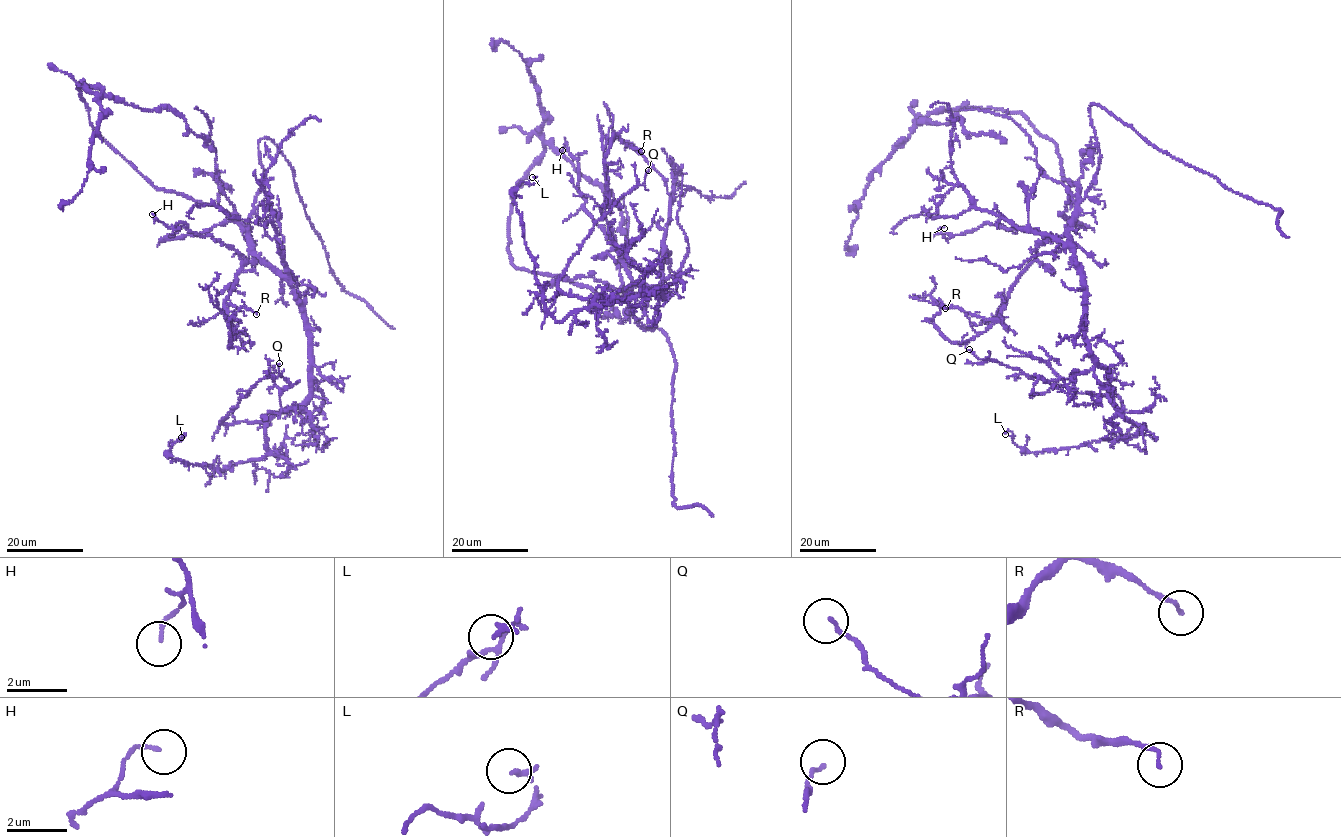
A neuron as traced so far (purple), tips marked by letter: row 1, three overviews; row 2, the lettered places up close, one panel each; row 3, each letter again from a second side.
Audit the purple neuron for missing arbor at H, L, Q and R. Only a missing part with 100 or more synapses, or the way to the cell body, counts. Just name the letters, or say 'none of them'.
none of them

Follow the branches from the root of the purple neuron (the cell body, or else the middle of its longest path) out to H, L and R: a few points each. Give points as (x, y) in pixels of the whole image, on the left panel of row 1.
H: (245, 230), (254, 262), (243, 259), (210, 235), (197, 235), (184, 223), (168, 228), (152, 214)
L: (245, 230), (299, 307), (311, 391), (270, 420), (260, 458), (222, 470), (174, 460), (168, 454), (181, 437)
R: (245, 230), (256, 260), (245, 261), (225, 303), (234, 330), (228, 347), (233, 314), (245, 306), (256, 314)

